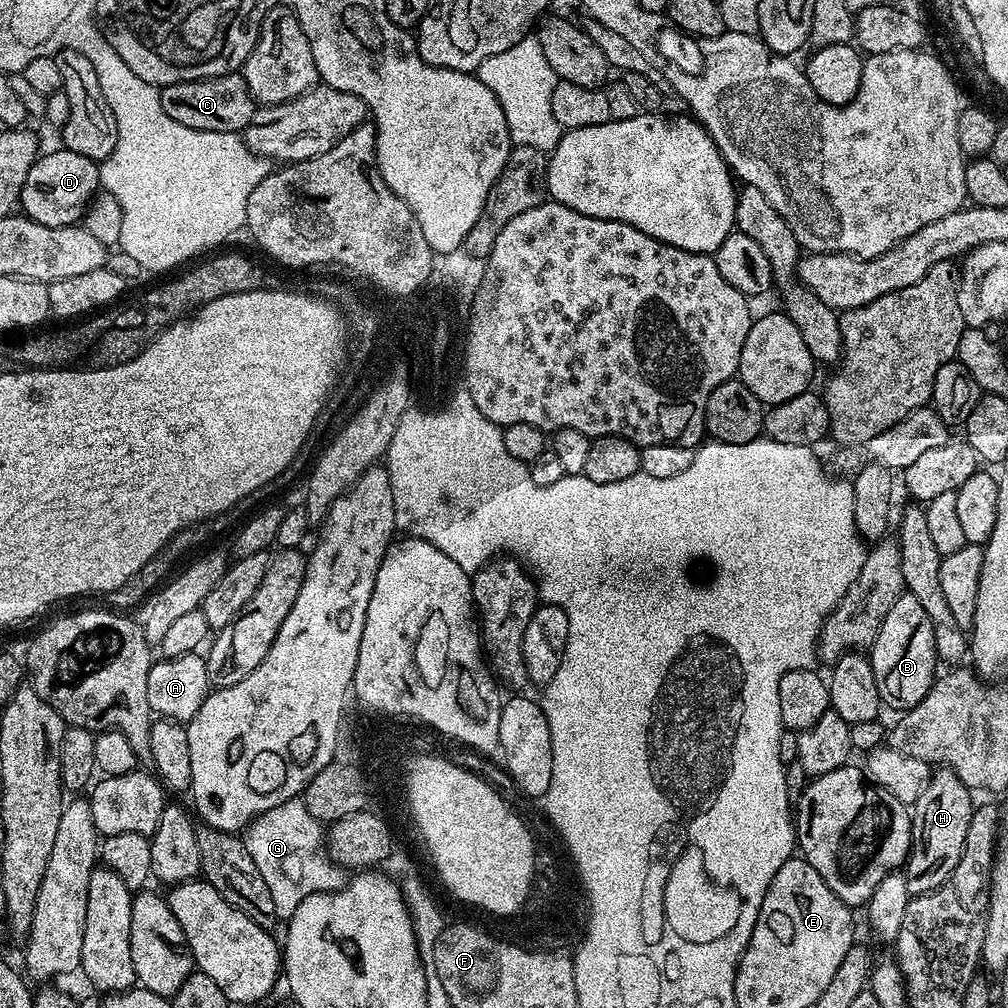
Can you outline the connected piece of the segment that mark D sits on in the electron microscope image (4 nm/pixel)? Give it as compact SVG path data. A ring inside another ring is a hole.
M63 146L57 148L57 152L45 151L34 162L30 174L26 174L19 207L23 215L42 226L79 225L88 205L101 191L100 164L86 158L86 154L74 154Z

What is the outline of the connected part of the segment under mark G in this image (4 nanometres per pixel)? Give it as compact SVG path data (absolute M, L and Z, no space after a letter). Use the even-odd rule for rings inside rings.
M303 799L282 802L282 806L263 812L248 825L242 839L246 850L250 850L250 858L254 858L254 866L258 866L262 878L266 878L266 886L270 886L277 917L291 916L310 894L335 892L345 883L345 869L326 855L325 829L306 810Z

